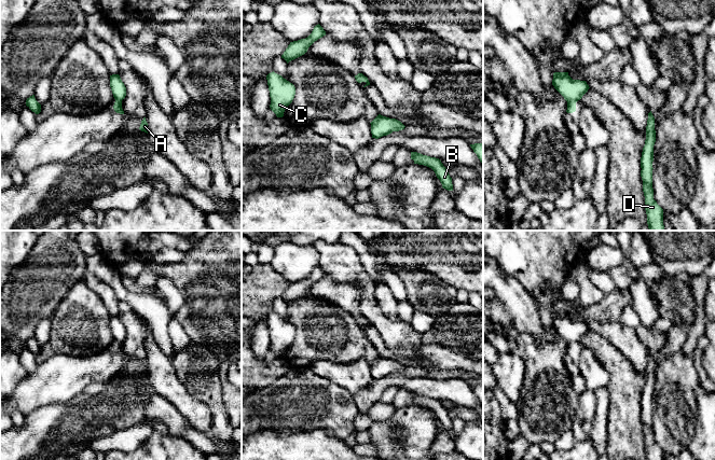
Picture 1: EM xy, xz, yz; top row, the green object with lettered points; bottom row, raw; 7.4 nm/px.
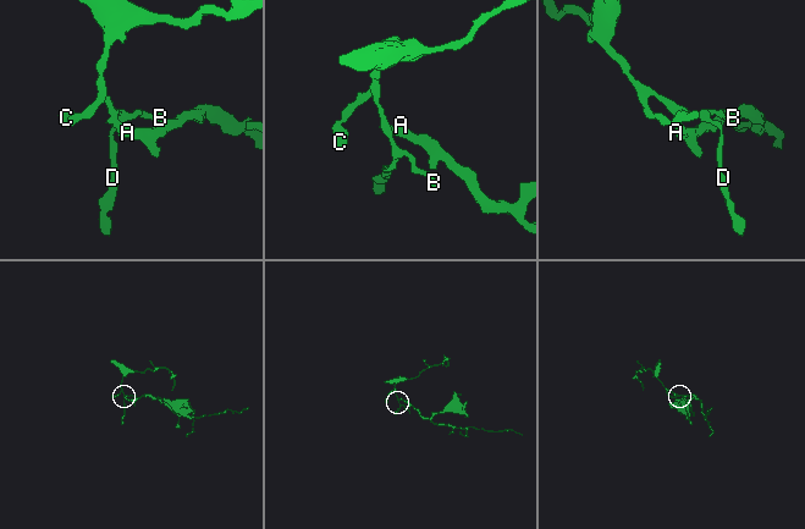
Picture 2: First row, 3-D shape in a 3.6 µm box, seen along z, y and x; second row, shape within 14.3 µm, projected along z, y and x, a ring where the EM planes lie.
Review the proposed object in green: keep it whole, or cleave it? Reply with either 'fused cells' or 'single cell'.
fused cells

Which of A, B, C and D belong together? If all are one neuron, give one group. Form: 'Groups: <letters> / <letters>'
Groups: A / B C D

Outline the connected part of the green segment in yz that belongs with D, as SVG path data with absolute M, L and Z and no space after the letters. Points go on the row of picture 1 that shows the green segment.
M651 111L648 113L646 126L646 140L641 157L641 177L645 196L645 210L649 231L664 231L663 209L654 199L652 189L652 162L654 145L656 142L655 117Z

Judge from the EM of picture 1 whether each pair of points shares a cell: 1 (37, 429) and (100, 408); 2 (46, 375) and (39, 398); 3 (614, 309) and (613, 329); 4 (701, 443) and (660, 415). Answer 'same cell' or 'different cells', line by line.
1: same cell
2: same cell
3: different cells
4: different cells

